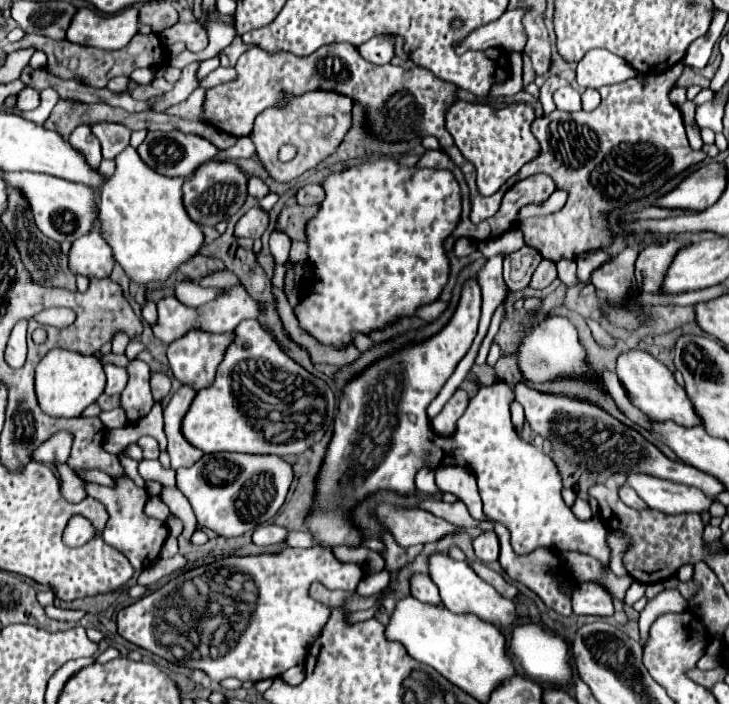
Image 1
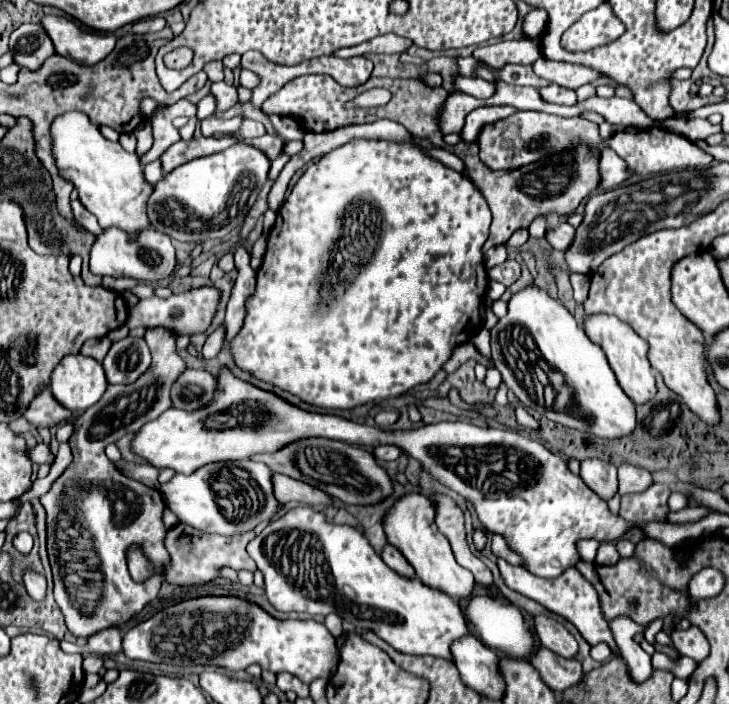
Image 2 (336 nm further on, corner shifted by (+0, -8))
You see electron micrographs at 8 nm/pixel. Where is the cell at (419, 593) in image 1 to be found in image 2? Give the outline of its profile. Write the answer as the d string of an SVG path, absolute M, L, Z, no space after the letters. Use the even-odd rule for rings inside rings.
M391 544L383 550L381 558L383 558L383 562L385 562L391 570L395 570L399 576L405 576L405 578L409 578L409 580L415 578L413 566L411 566L411 564L401 556L401 552L397 552L397 548L393 548Z

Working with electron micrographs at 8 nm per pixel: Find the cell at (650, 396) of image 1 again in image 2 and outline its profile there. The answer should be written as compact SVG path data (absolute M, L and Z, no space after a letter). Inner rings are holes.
M605 314L585 318L585 332L587 332L589 340L593 340L595 344L599 344L603 348L603 352L609 360L609 366L615 372L617 382L623 388L623 392L635 404L647 404L657 394L655 376L651 372L651 364L649 364L649 358L647 358L649 344L645 344L645 340L641 336L637 336L633 332L633 328L629 328L625 322L617 320L615 316L605 316Z

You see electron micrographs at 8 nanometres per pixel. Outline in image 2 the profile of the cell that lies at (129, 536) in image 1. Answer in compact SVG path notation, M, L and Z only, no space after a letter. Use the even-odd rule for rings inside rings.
M163 328L147 330L145 342L147 342L151 356L153 356L149 370L133 384L109 386L107 392L103 394L103 398L95 406L87 408L75 420L75 432L69 440L71 450L73 450L73 462L53 482L51 490L41 498L41 504L47 510L47 550L49 550L49 560L51 560L51 568L53 568L53 580L55 580L55 600L65 614L65 622L67 622L69 632L75 636L91 636L103 628L123 624L133 614L137 614L147 602L157 598L161 582L163 582L163 570L165 570L163 562L155 562L155 574L149 580L135 582L127 570L129 546L137 544L143 550L143 554L147 556L147 560L169 560L169 552L167 552L165 542L163 542L167 528L163 524L165 502L163 502L161 492L137 482L135 478L125 476L105 456L107 444L117 442L129 430L141 430L143 424L155 420L161 412L171 408L171 400L169 400L171 382L177 378L177 372L185 370L185 362L175 354L173 332L165 332ZM91 550L97 554L99 562L85 562L85 554Z

